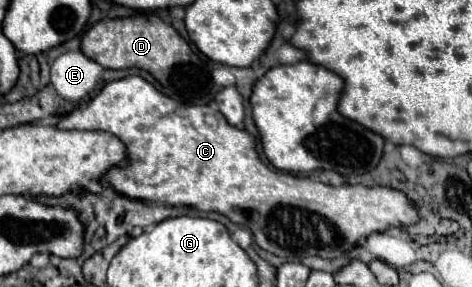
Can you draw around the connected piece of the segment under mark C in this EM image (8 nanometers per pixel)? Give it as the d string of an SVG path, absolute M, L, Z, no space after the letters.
M127 76L121 80L105 82L105 86L89 100L89 104L63 114L57 122L57 128L103 130L111 132L125 144L127 164L109 168L101 178L103 184L111 186L119 194L141 202L193 206L203 212L219 212L231 222L247 226L253 232L255 242L263 250L283 258L301 260L313 254L321 254L323 258L335 258L345 254L353 246L363 244L371 232L383 232L389 226L409 226L417 220L415 206L399 190L383 186L369 188L363 184L331 186L319 180L313 182L309 178L291 176L279 170L275 172L259 158L255 150L255 138L249 132L227 124L225 116L215 110L215 106L185 104L185 110L181 112L179 102L173 102L173 98L161 94L151 82L141 76Z

